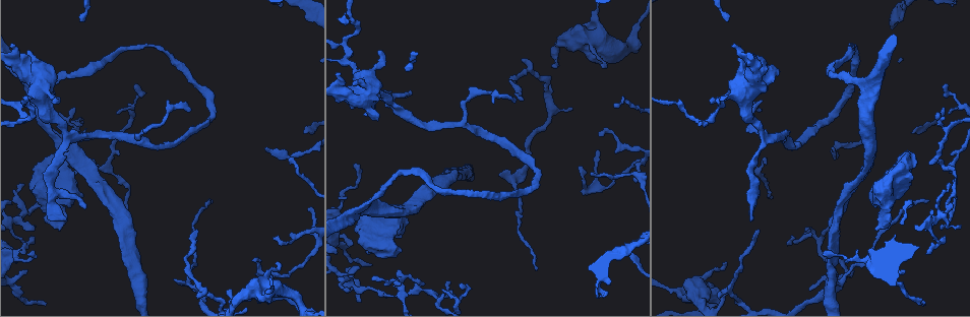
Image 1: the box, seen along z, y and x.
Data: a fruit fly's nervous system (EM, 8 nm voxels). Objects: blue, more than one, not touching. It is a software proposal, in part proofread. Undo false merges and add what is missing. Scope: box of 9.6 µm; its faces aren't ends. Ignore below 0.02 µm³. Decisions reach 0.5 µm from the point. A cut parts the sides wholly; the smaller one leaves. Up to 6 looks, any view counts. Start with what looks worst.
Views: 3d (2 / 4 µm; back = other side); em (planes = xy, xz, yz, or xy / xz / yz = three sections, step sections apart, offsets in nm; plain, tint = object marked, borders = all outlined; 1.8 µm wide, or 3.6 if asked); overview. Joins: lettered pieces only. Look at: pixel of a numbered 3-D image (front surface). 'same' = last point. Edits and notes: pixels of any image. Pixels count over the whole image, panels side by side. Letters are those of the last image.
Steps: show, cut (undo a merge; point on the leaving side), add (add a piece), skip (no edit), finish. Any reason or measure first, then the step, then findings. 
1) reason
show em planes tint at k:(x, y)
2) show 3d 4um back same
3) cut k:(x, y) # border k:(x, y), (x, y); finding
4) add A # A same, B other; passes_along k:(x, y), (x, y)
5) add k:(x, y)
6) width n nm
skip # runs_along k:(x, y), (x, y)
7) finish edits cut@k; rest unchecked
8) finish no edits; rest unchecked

thin neck
show 3d 4um at 1:(948, 169)

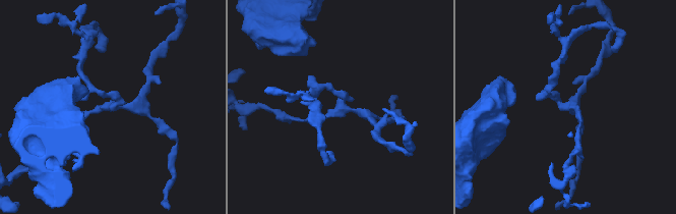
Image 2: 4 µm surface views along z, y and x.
need the tissue
show em planes borders at 2:(341, 109)

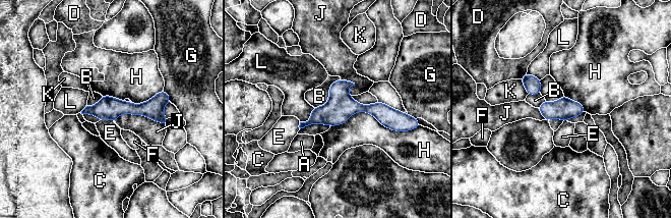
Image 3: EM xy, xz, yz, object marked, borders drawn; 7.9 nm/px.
skip # A other, B other, C other, D other, E other, F other, G other, H other, J other, K other, L other; one neuron here

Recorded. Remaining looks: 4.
free end
show em planes plain at 1:(553, 66)

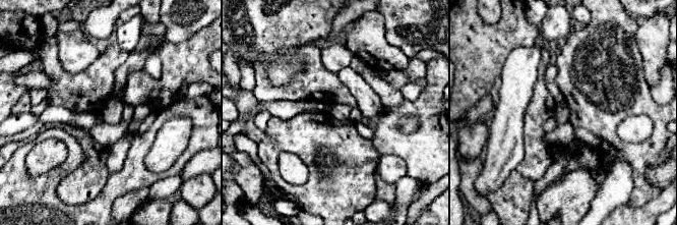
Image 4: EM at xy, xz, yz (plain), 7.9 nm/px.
show em planes tint same

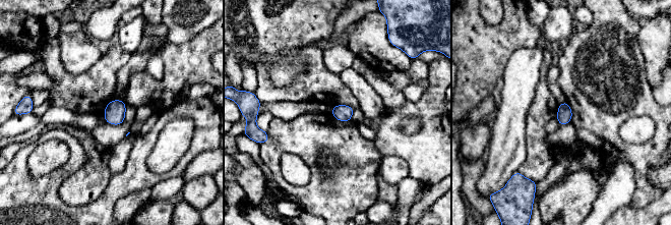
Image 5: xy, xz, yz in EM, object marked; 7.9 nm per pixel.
show em planes borders same

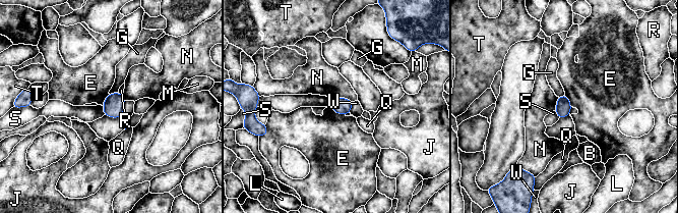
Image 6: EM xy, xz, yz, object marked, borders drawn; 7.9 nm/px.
width 120 nm
skip # B other, E other, G other, J other, L other, M other, N other, Q other, R other, S other, T other, W other; border 6:(329, 107), (336, 113), (345, 115); none of them fits

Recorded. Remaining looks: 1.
finish no edits; rest unchecked

